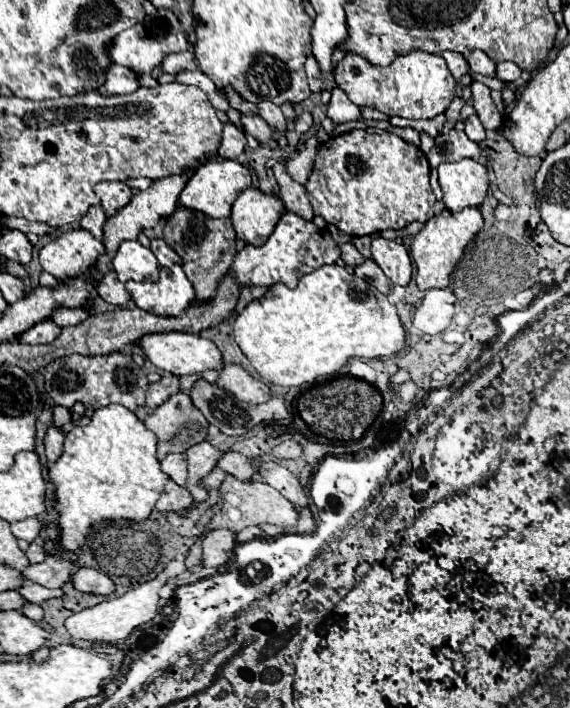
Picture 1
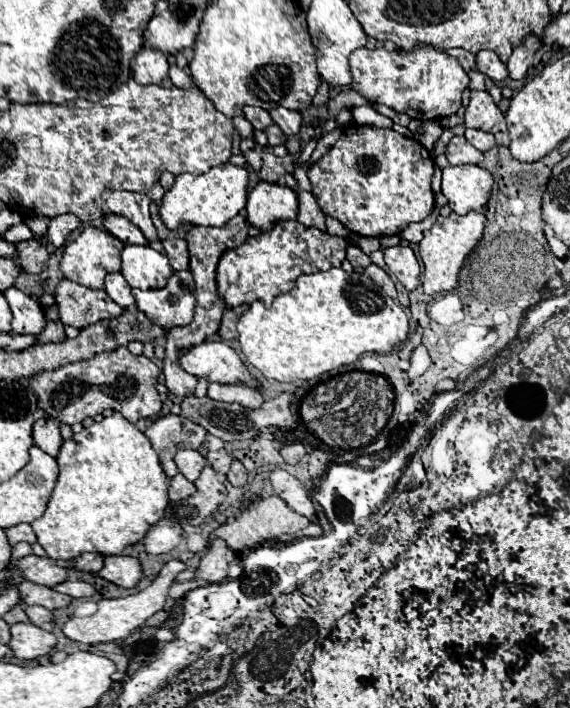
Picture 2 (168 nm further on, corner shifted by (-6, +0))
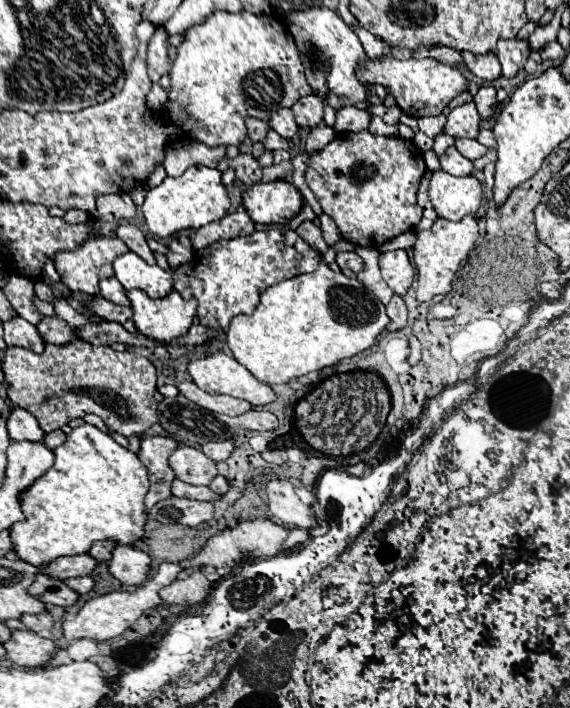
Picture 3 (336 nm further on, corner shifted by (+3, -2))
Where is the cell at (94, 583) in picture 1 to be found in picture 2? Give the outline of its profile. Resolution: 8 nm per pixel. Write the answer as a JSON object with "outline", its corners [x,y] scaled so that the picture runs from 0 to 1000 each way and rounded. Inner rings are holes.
{"outline":[[[209,782],[209,785],[184,788],[184,799],[181,799],[181,805],[174,805],[174,814],[205,825],[205,828],[233,831],[247,822],[251,805],[247,805],[244,788]]]}

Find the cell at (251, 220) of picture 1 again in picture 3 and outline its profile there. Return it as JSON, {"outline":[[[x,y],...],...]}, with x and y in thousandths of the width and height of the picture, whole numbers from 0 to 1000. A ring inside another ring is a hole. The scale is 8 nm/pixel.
{"outline":[[[453,257],[425,277],[435,305],[453,316],[502,316],[530,294],[530,277],[509,257]]]}

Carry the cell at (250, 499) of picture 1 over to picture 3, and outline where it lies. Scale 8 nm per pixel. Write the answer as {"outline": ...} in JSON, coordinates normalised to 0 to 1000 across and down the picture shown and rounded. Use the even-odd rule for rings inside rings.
{"outline":[[[446,732],[446,734],[425,734],[418,740],[418,746],[400,746],[389,749],[382,754],[375,754],[372,760],[361,763],[361,768],[354,771],[354,777],[330,791],[319,791],[316,799],[319,802],[354,802],[354,799],[411,799],[428,782],[442,782],[442,785],[484,785],[495,777],[495,766],[505,760],[509,743],[491,740],[477,732]]]}

